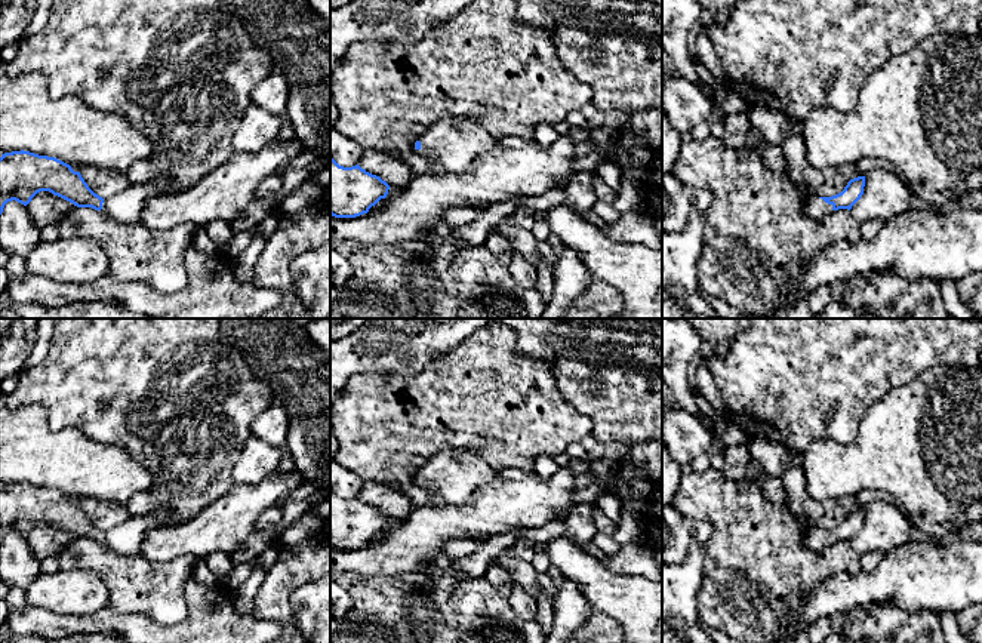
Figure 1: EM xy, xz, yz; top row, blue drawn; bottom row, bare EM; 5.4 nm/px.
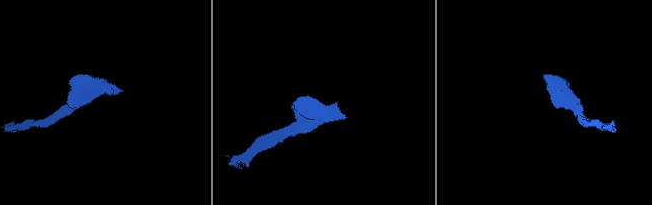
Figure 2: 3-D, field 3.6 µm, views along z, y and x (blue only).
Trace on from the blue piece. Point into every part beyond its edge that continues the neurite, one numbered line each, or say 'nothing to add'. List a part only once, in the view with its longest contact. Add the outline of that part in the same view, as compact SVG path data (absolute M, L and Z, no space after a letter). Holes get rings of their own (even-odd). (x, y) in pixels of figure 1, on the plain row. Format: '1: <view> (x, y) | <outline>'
1: yz (815, 540) | M812 527L804 533L804 542L812 551L819 553L832 544L832 536L825 535L818 527Z

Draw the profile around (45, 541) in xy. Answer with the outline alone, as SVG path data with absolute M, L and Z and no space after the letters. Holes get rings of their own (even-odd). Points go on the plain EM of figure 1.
M49 523L37 524L27 536L28 545L37 560L56 557L76 538Z

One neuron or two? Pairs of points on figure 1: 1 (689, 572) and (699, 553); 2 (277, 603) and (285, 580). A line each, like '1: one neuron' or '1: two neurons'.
1: one neuron
2: one neuron

